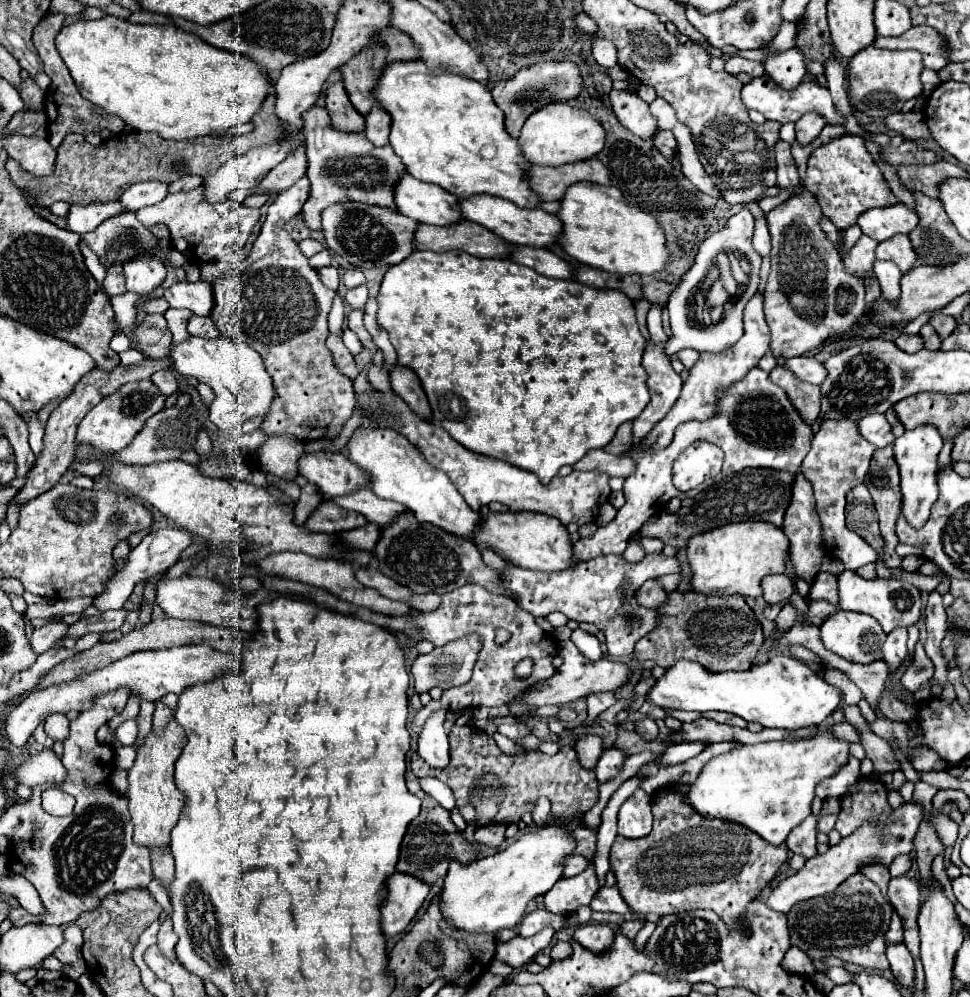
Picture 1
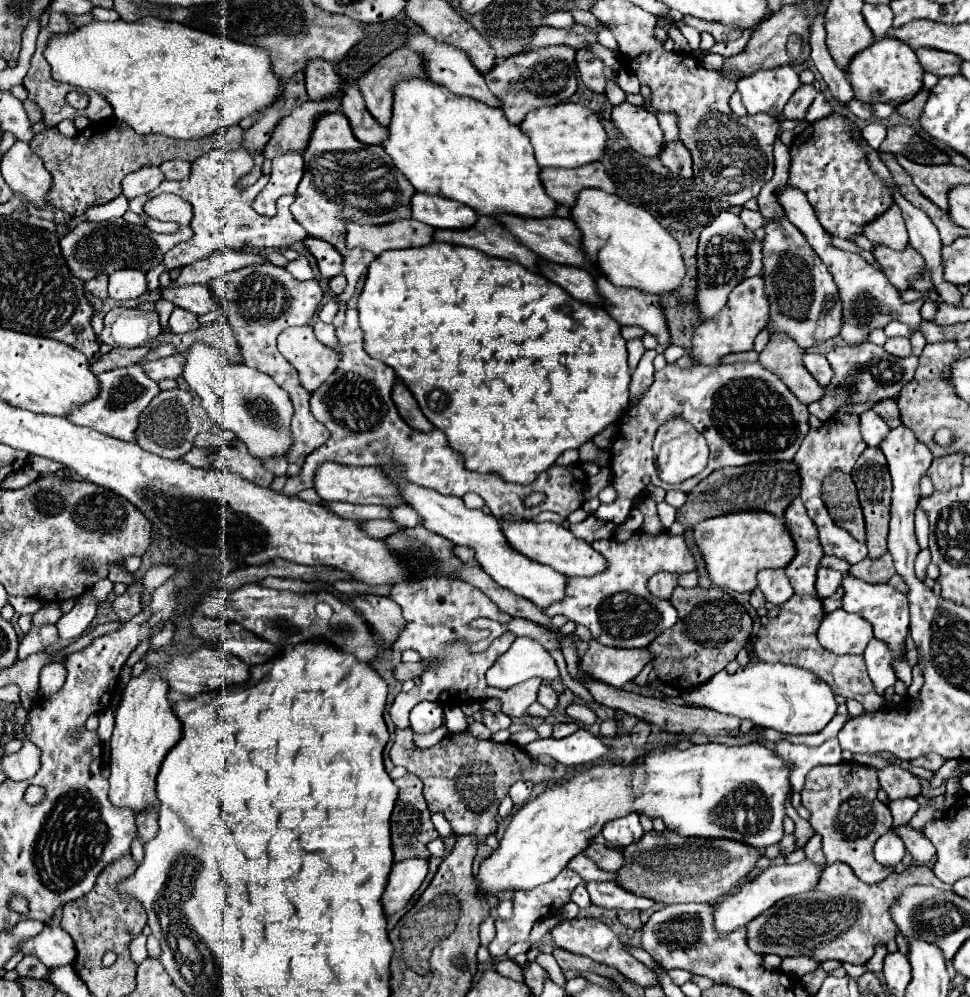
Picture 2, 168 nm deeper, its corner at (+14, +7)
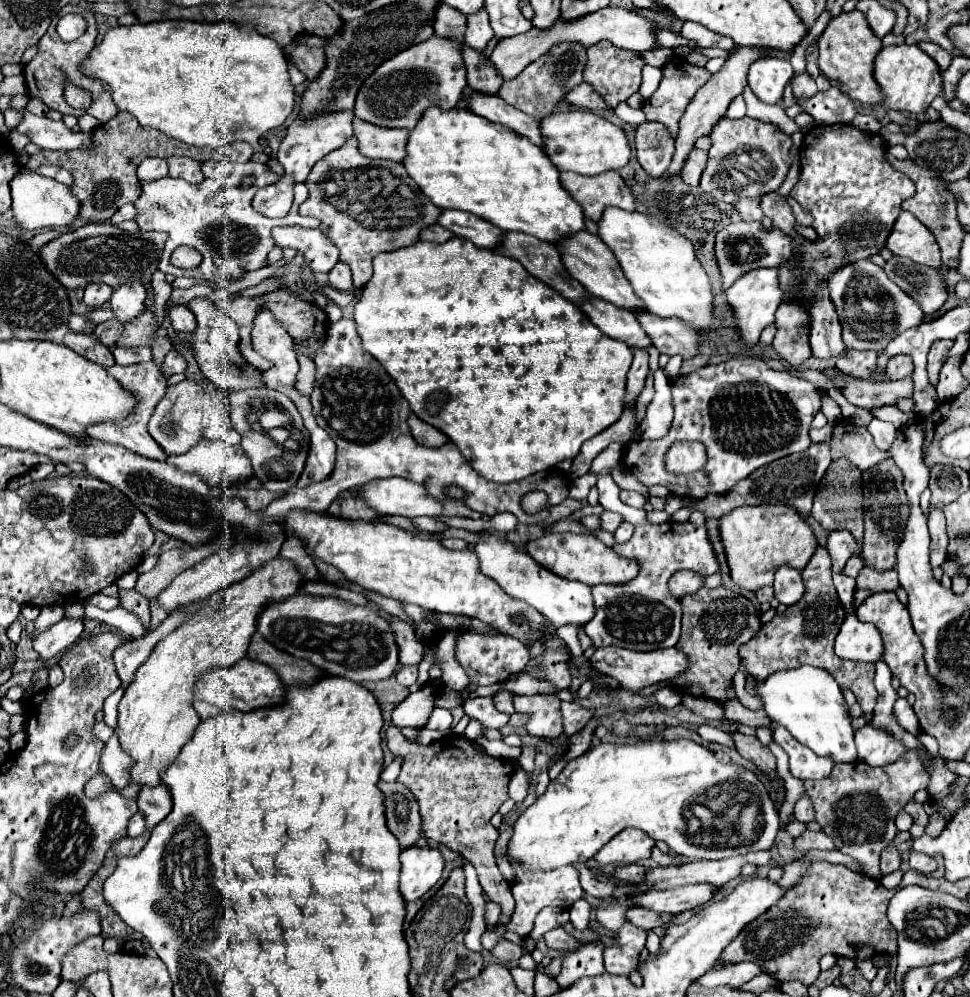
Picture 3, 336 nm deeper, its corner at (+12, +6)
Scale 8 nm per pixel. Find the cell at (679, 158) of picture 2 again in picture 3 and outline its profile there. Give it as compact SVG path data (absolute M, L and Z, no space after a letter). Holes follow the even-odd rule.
M694 149L690 153L690 159L686 161L686 165L680 173L684 183L688 183L688 185L698 185L700 183L700 175L706 169L706 159L708 159L708 153L702 151L702 149Z

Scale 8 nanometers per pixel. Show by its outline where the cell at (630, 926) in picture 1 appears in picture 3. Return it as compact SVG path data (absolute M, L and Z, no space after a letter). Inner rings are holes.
M632 907L628 909L628 921L634 923L636 927L642 927L642 929L658 929L658 927L666 927L670 923L672 915L658 915L654 911L648 911L648 909L642 909L642 907Z

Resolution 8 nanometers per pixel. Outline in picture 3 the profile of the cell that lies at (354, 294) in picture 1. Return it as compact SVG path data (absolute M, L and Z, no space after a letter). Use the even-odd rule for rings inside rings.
M338 261L334 265L334 269L328 273L328 279L330 279L330 285L338 291L350 291L352 289L352 271L342 261Z

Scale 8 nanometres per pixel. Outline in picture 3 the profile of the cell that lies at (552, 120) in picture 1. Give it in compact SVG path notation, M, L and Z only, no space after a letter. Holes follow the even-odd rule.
M590 111L554 113L542 119L542 137L546 155L558 171L574 171L580 175L600 175L604 171L624 167L632 157L632 147L626 133L614 123Z

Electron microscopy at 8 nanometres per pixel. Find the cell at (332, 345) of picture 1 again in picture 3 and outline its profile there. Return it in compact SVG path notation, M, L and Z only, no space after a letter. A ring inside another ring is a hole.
M300 355L298 357L300 361L300 371L298 371L298 377L296 377L296 389L300 391L300 395L304 397L310 397L312 389L314 389L314 373L316 373L316 367L314 367L314 361L306 355Z

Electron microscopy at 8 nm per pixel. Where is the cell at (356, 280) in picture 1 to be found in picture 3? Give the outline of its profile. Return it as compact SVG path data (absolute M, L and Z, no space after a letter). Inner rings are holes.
M298 225L274 227L272 237L280 247L298 249L312 271L328 273L338 263L338 247L320 229L302 229Z

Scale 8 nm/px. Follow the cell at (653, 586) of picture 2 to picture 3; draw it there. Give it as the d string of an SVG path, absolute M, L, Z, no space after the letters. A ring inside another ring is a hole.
M678 571L672 575L670 579L670 591L682 599L684 595L690 595L690 593L696 593L704 587L704 575L698 575L696 571Z

